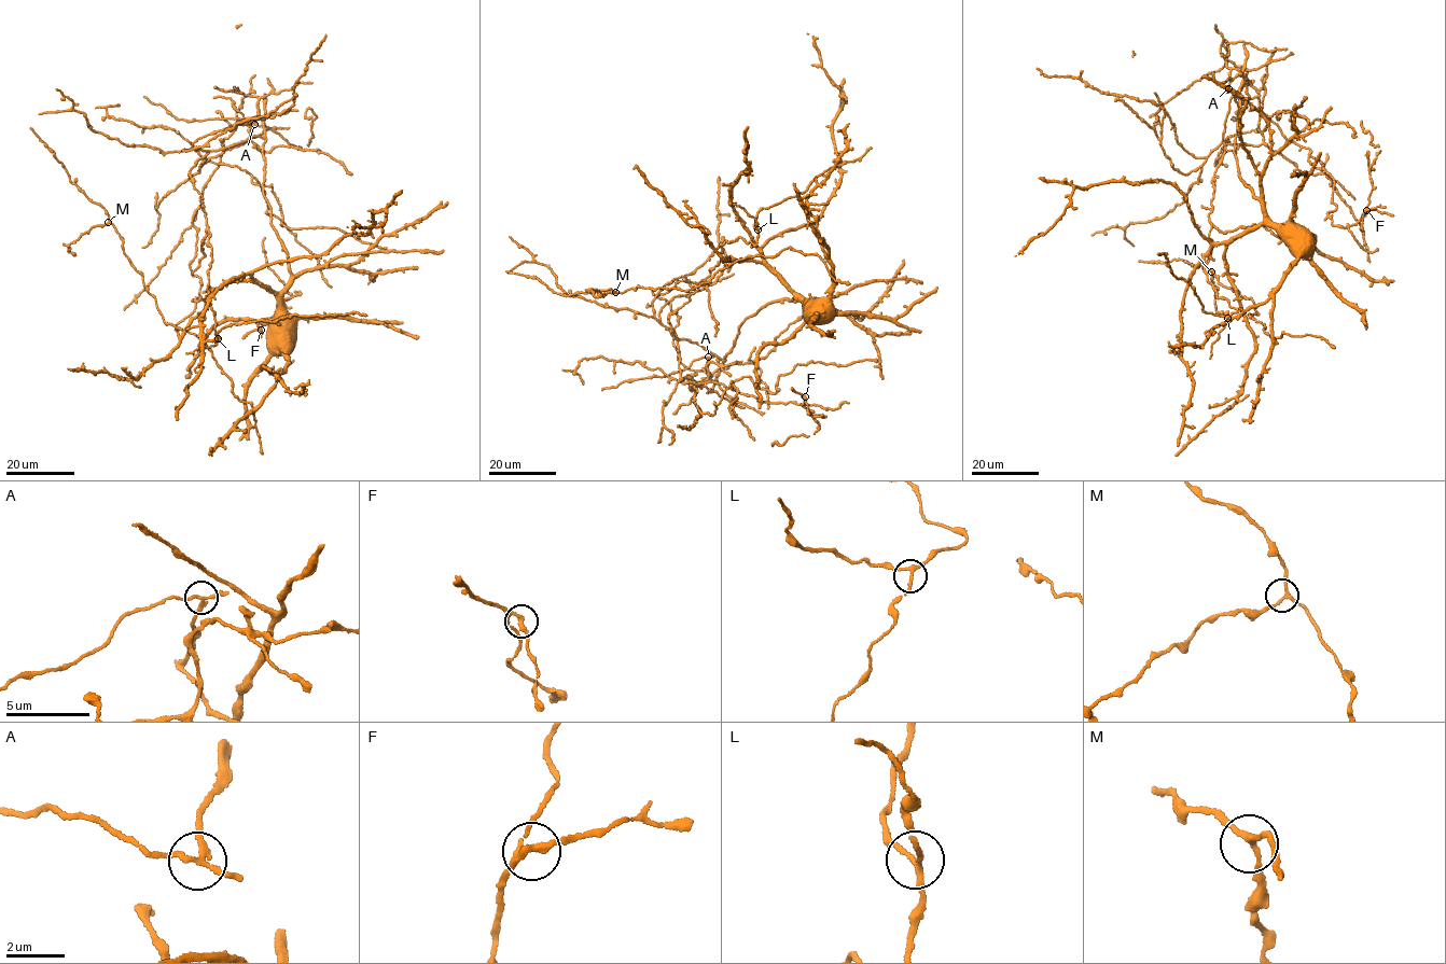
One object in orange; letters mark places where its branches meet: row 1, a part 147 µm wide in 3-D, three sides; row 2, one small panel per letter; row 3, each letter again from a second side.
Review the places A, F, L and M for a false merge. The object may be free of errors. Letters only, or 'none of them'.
A

